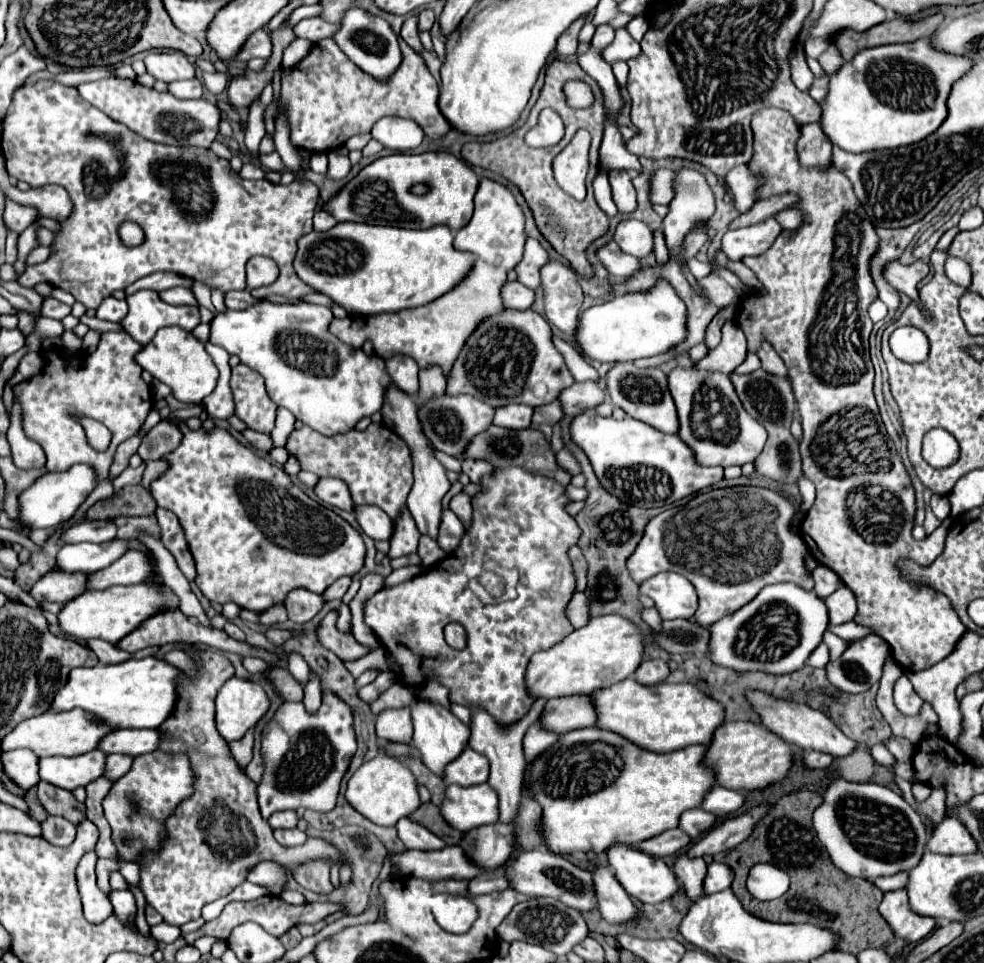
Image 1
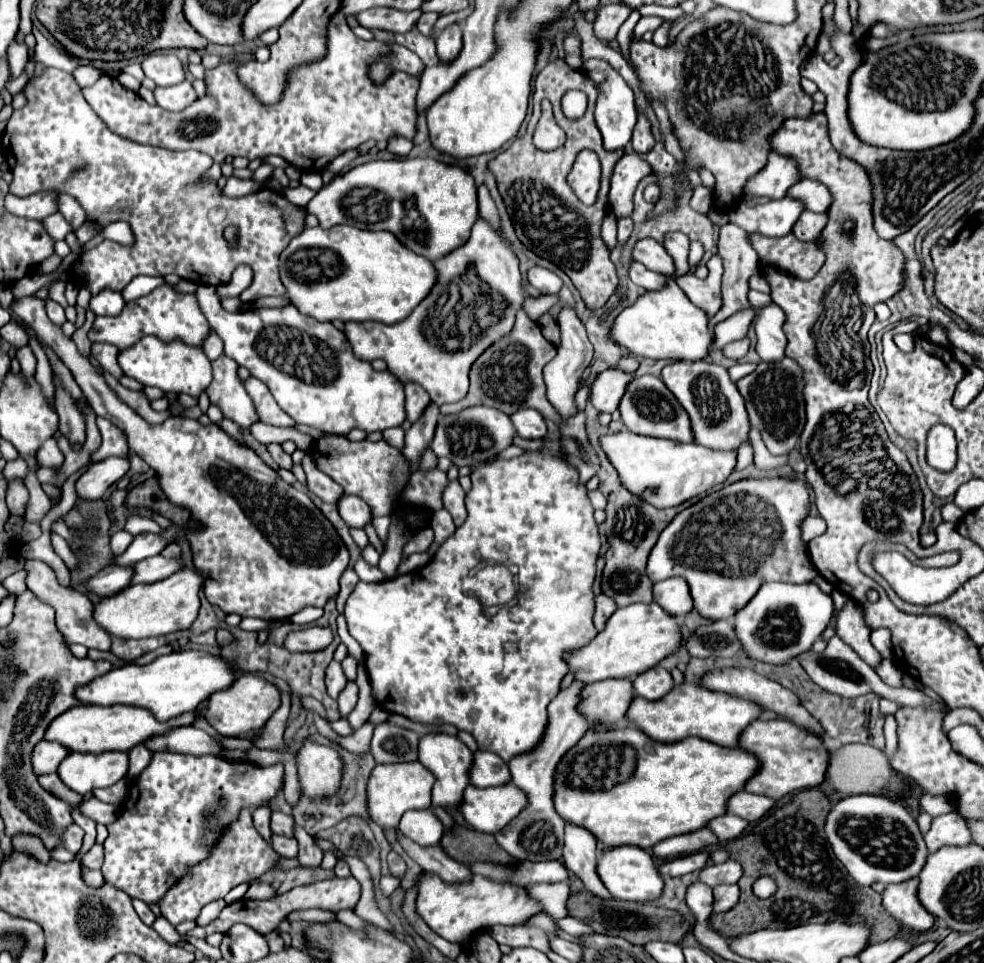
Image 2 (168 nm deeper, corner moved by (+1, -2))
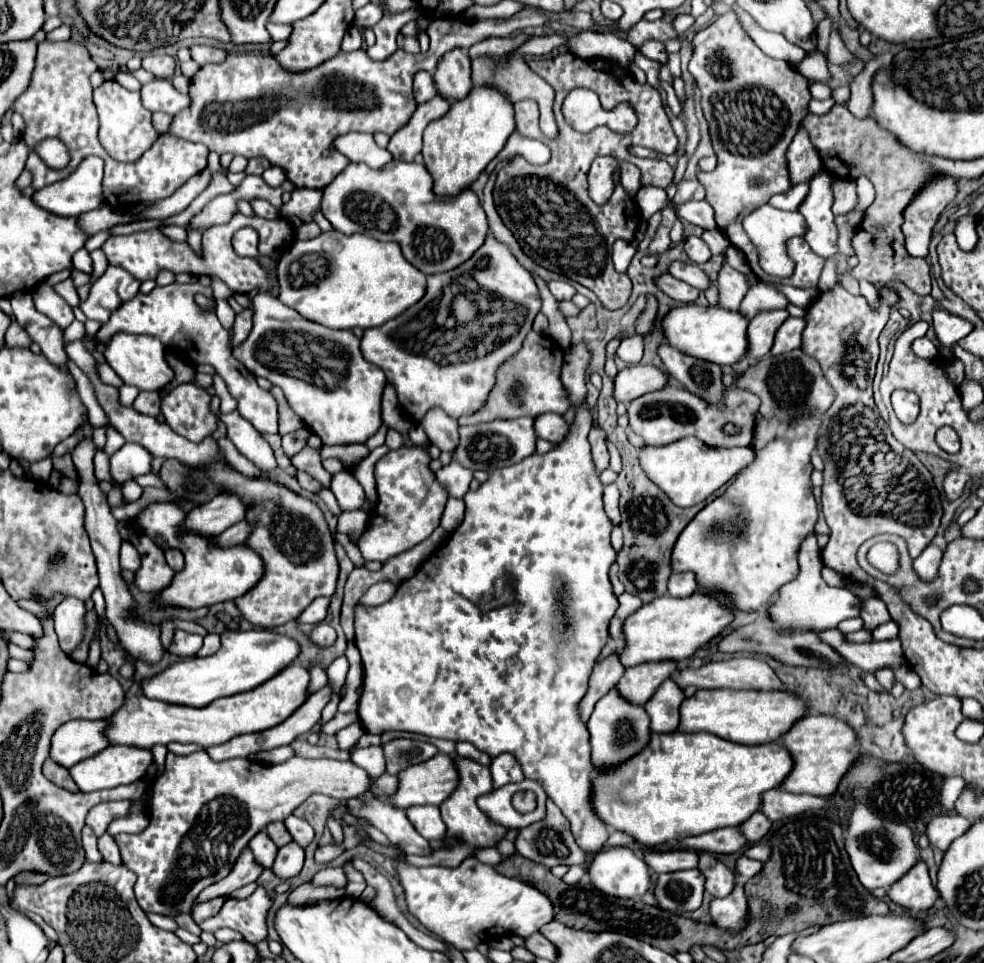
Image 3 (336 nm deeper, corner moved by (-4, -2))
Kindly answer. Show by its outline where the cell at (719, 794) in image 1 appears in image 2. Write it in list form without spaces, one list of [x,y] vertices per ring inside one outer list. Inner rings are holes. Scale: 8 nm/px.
[[[738,791],[728,801],[728,813],[740,815],[740,817],[744,817],[748,821],[758,821],[774,805],[776,805],[776,801],[766,797],[766,795],[754,795],[754,793],[748,793],[748,791]]]

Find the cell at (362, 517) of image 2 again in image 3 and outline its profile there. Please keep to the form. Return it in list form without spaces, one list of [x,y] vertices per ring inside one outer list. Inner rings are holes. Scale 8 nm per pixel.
[[[341,471],[341,473],[335,473],[335,475],[333,475],[331,491],[335,493],[335,497],[337,497],[337,501],[339,501],[339,507],[341,507],[343,511],[361,509],[363,503],[365,503],[363,487],[361,487],[359,481],[357,481],[351,473],[347,473],[347,471]]]

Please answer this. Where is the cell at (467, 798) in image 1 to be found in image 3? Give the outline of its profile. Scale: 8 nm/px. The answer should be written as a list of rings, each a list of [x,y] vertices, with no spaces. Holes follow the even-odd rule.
[[[523,779],[521,783],[511,783],[507,787],[493,789],[487,795],[481,795],[477,799],[477,805],[493,823],[503,825],[509,831],[509,829],[521,829],[521,827],[527,827],[529,823],[541,821],[545,815],[545,799],[547,799],[547,793],[543,791],[543,787],[539,783],[535,783],[531,779]],[[527,789],[537,795],[537,809],[533,813],[523,815],[513,809],[511,797],[513,797],[513,793],[527,791]]]

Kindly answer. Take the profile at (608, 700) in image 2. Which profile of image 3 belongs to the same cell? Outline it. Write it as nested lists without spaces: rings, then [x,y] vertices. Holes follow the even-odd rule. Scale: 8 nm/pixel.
[[[643,663],[639,667],[625,669],[623,677],[615,685],[619,695],[633,705],[643,705],[655,689],[663,683],[663,679],[675,673],[677,663]]]

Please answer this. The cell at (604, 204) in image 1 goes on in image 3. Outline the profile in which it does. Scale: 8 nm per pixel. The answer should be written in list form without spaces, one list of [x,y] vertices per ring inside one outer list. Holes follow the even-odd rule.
[[[617,239],[615,245],[613,245],[613,265],[617,271],[627,271],[633,255],[637,251],[625,241],[625,239]]]

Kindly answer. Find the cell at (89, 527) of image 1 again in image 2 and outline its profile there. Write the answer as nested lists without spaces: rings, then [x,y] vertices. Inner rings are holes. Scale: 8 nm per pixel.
[[[126,531],[114,533],[114,535],[112,535],[112,541],[110,541],[114,555],[122,555],[122,551],[126,551],[126,547],[132,543],[132,539],[134,539],[134,537],[132,537],[130,533],[126,533]]]

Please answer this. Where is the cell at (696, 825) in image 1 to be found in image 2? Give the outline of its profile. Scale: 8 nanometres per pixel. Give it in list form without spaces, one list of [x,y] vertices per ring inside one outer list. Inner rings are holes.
[[[726,813],[726,815],[722,815],[722,817],[712,819],[712,821],[708,823],[708,829],[712,829],[712,831],[720,837],[720,841],[726,843],[726,841],[738,839],[738,835],[742,835],[748,825],[750,825],[750,823],[748,823],[746,819],[742,819],[742,817],[738,817],[738,815]]]

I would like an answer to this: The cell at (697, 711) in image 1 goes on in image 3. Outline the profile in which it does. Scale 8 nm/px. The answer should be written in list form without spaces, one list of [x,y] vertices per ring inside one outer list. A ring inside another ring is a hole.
[[[699,689],[697,695],[685,697],[679,707],[679,731],[707,731],[721,739],[731,739],[741,745],[761,745],[775,741],[795,723],[805,717],[807,705],[789,691],[733,691],[733,689]]]

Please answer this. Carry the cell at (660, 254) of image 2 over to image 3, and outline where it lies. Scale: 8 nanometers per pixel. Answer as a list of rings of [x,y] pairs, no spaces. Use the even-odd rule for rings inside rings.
[[[673,261],[671,265],[669,265],[669,273],[675,277],[675,279],[679,279],[679,281],[685,281],[685,283],[689,283],[691,287],[695,287],[695,289],[707,289],[709,287],[709,279],[707,279],[707,275],[701,271],[701,267],[699,265],[695,265],[695,263],[683,263],[683,261]]]

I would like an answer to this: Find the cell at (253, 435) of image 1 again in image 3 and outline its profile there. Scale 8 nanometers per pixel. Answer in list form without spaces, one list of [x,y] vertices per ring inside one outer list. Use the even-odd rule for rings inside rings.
[[[297,471],[297,481],[299,481],[299,485],[301,485],[303,489],[307,489],[307,491],[311,491],[311,493],[315,493],[317,489],[321,489],[321,483],[317,483],[313,477],[309,477],[309,475],[303,473],[303,471]]]

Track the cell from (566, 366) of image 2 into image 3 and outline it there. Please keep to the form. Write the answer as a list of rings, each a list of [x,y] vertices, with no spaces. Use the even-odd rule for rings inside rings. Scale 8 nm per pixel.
[[[581,341],[565,351],[563,367],[561,367],[561,383],[567,391],[567,399],[571,403],[571,409],[575,411],[573,423],[569,425],[569,433],[561,443],[557,443],[549,453],[545,455],[529,455],[527,459],[511,465],[511,467],[501,467],[489,473],[489,479],[479,485],[477,491],[469,491],[463,501],[465,501],[465,519],[457,527],[457,531],[451,533],[451,537],[435,551],[431,557],[419,567],[419,571],[411,577],[399,583],[395,595],[377,607],[369,607],[363,603],[355,605],[355,645],[361,651],[363,657],[363,669],[365,669],[365,679],[363,679],[363,691],[359,699],[359,721],[367,731],[375,733],[385,733],[385,731],[413,731],[421,733],[427,737],[441,737],[441,739],[455,739],[455,741],[469,741],[473,743],[479,751],[485,751],[489,757],[495,757],[503,751],[511,753],[517,763],[523,769],[523,775],[527,779],[539,781],[541,787],[547,791],[547,795],[559,805],[563,815],[571,823],[571,833],[577,841],[577,845],[587,853],[597,853],[605,847],[609,831],[603,821],[599,821],[593,811],[591,811],[591,747],[589,747],[589,731],[585,723],[581,723],[577,715],[577,703],[579,697],[585,695],[587,691],[587,679],[591,673],[591,667],[595,665],[597,655],[605,647],[609,639],[609,621],[611,615],[615,615],[617,597],[613,595],[611,583],[609,583],[609,567],[615,561],[615,549],[611,547],[609,535],[611,535],[611,521],[605,515],[603,509],[603,485],[599,481],[599,475],[595,473],[593,461],[591,461],[591,451],[589,451],[589,441],[587,435],[591,431],[591,411],[587,407],[587,371],[589,371],[589,361],[591,353],[587,349],[587,343]],[[497,575],[509,575],[513,579],[513,591],[507,591],[503,597],[495,597],[494,581]]]

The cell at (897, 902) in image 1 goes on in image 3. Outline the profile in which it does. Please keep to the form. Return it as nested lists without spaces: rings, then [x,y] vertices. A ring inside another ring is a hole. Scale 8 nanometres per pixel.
[[[919,861],[907,875],[903,875],[889,889],[889,899],[895,905],[907,909],[911,915],[929,911],[935,905],[937,897],[939,893],[931,883],[925,861]]]

